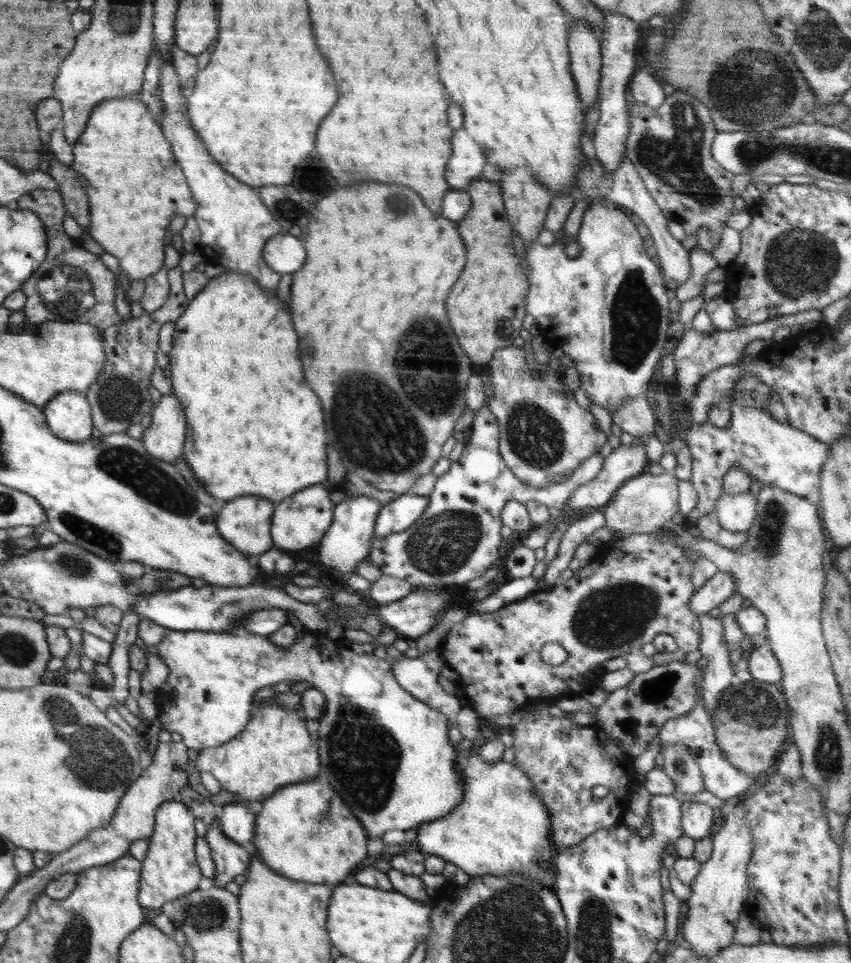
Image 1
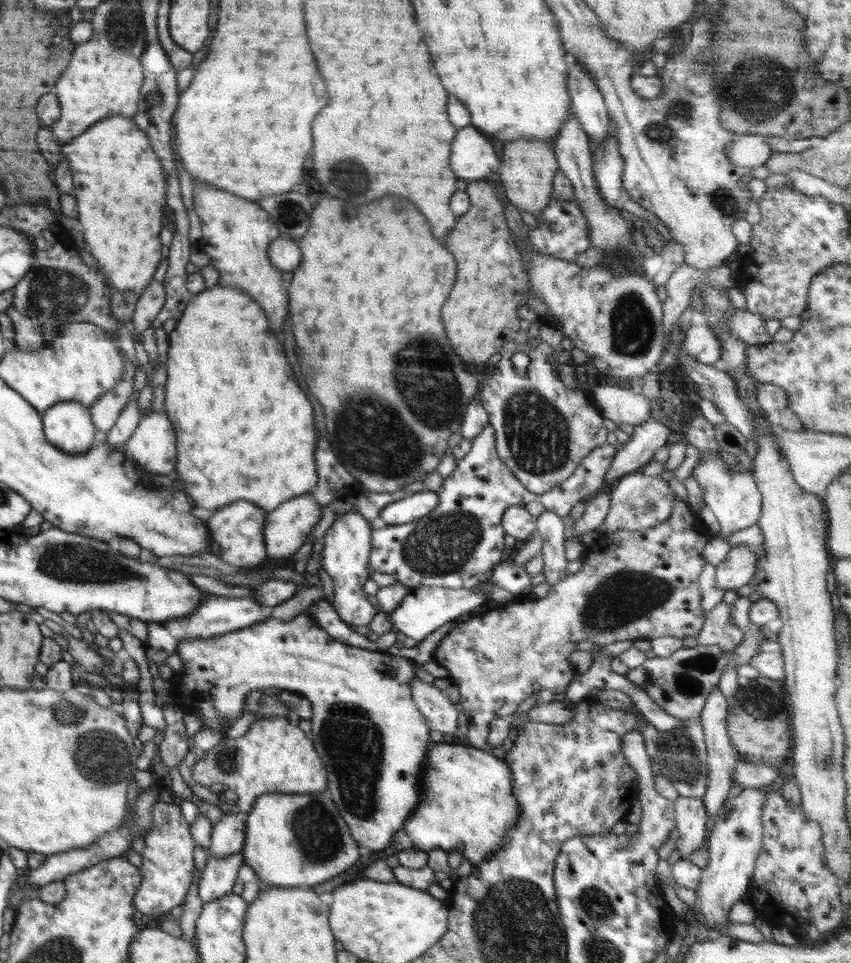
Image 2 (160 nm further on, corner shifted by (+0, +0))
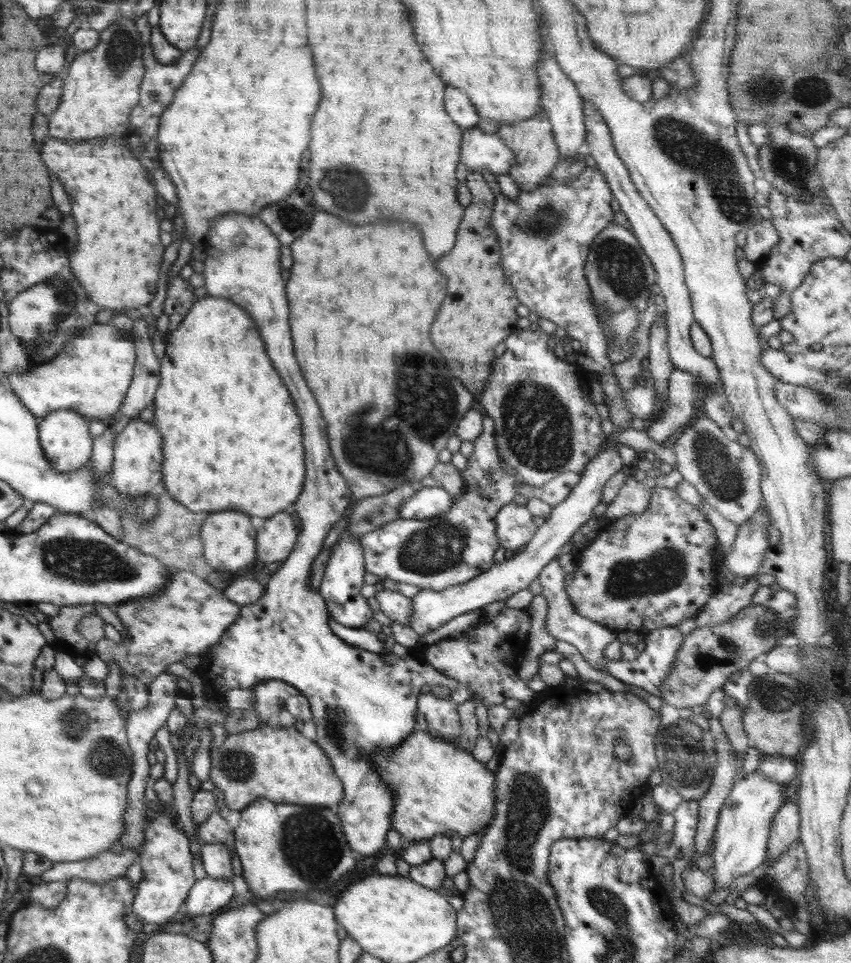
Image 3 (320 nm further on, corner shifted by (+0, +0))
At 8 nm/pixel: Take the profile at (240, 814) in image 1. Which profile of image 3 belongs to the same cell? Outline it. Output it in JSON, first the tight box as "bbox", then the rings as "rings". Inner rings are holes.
{"bbox":[201,841,234,880],"rings":[[[232,841],[201,845],[201,860],[208,876],[216,880],[221,878],[232,879],[234,876],[230,855],[232,847],[234,847]]]}

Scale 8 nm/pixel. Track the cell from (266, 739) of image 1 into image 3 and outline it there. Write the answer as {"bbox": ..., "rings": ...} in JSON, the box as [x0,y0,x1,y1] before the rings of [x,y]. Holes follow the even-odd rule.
{"bbox":[209,722,343,811],"rings":[[[275,722],[257,729],[228,735],[221,746],[211,751],[209,780],[225,794],[230,810],[241,811],[259,798],[288,804],[317,804],[335,808],[343,799],[341,780],[334,774],[328,755],[311,739],[302,735],[296,727],[282,727]]]}

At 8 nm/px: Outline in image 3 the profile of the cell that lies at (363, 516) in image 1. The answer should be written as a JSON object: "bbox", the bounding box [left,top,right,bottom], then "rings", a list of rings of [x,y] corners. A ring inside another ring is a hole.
{"bbox":[319,528,373,627],"rings":[[[343,528],[339,541],[334,544],[329,561],[324,566],[324,578],[320,582],[319,595],[324,599],[329,618],[350,627],[361,627],[373,615],[367,599],[360,594],[364,586],[365,564],[359,537]]]}

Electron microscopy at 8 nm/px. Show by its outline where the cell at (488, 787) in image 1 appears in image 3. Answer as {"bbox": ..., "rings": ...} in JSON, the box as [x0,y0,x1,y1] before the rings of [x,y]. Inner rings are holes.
{"bbox":[371,730,495,845],"rings":[[[418,730],[393,749],[372,753],[371,762],[381,781],[393,792],[395,803],[390,824],[392,829],[401,834],[403,845],[430,840],[435,834],[447,834],[450,838],[458,836],[462,840],[474,832],[484,834],[485,826],[494,816],[495,774],[486,769],[484,762],[478,762],[458,744]]]}

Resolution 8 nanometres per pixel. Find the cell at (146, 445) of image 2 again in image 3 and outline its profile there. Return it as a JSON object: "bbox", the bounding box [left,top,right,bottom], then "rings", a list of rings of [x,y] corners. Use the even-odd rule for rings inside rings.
{"bbox":[109,418,165,499],"rings":[[[140,418],[133,419],[116,437],[114,464],[109,473],[110,483],[114,484],[114,488],[122,494],[122,497],[128,497],[128,499],[144,497],[162,481],[164,466],[165,448],[161,432],[152,422],[146,422]]]}

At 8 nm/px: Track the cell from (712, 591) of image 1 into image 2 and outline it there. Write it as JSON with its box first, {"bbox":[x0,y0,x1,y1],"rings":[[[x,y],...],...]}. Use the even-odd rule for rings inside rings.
{"bbox":[714,545,757,591],"rings":[[[734,545],[727,557],[715,566],[714,582],[718,588],[727,591],[736,591],[750,583],[754,577],[757,556],[754,548],[746,545]]]}

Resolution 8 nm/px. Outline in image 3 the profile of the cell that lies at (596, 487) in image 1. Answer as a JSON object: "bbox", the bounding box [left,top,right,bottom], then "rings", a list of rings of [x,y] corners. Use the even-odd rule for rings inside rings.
{"bbox":[648,368,696,446],"rings":[[[673,368],[669,376],[668,407],[662,417],[648,427],[648,437],[662,446],[666,439],[676,434],[694,416],[696,402],[696,375]]]}

